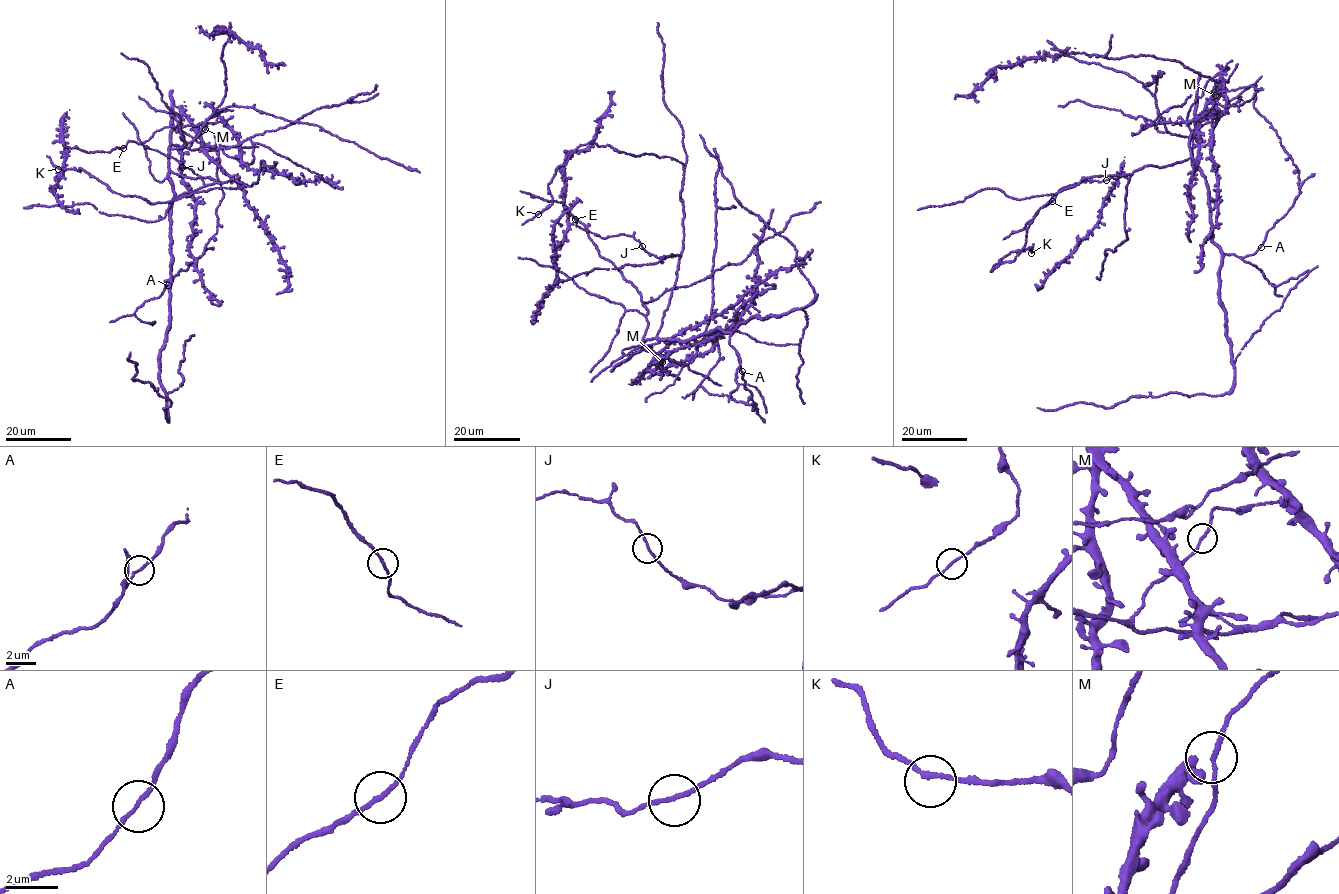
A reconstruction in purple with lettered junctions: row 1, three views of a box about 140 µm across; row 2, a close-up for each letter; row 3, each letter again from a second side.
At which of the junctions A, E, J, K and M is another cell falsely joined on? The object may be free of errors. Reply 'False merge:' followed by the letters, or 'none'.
False merge: none

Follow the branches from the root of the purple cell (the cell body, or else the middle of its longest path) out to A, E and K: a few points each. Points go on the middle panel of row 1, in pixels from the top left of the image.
A: (677, 275), (657, 337), (684, 341), (720, 327), (731, 334), (730, 345), (736, 350), (742, 371)
E: (677, 275), (678, 255), (657, 257), (645, 251), (632, 236), (620, 233), (600, 237), (579, 227), (575, 219)
K: (677, 275), (684, 171), (670, 157), (580, 145), (557, 168), (548, 185), (552, 204), (538, 214)

